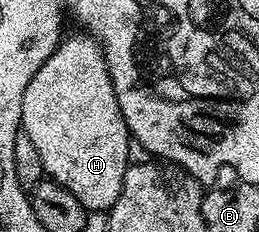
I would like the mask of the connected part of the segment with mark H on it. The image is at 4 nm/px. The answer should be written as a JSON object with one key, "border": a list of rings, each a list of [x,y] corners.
{"border":[[[66,35],[51,54],[51,58],[47,58],[43,66],[39,66],[35,78],[27,82],[27,90],[23,94],[21,132],[31,138],[35,150],[39,150],[39,158],[48,179],[71,190],[71,194],[75,194],[75,198],[79,198],[79,202],[83,202],[83,206],[90,213],[108,213],[119,198],[119,190],[123,190],[123,174],[130,166],[128,144],[131,137],[127,122],[119,110],[105,53],[92,36],[80,35]]]}

